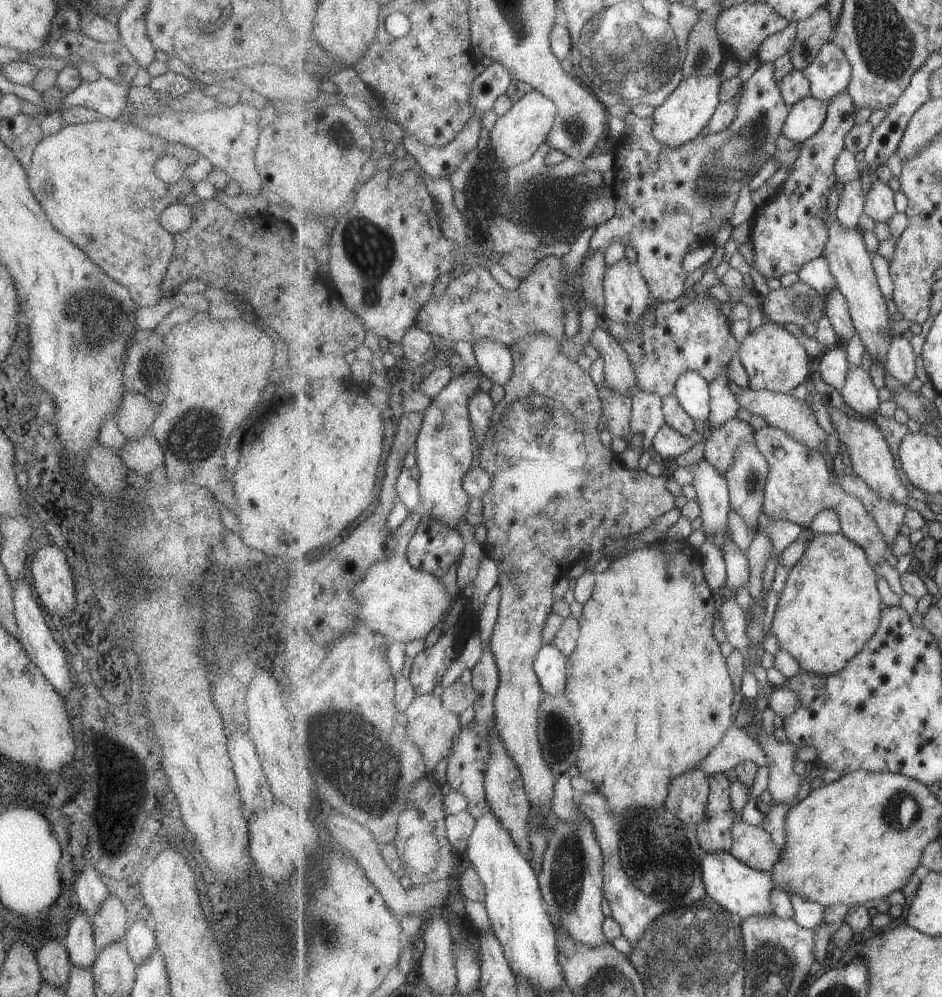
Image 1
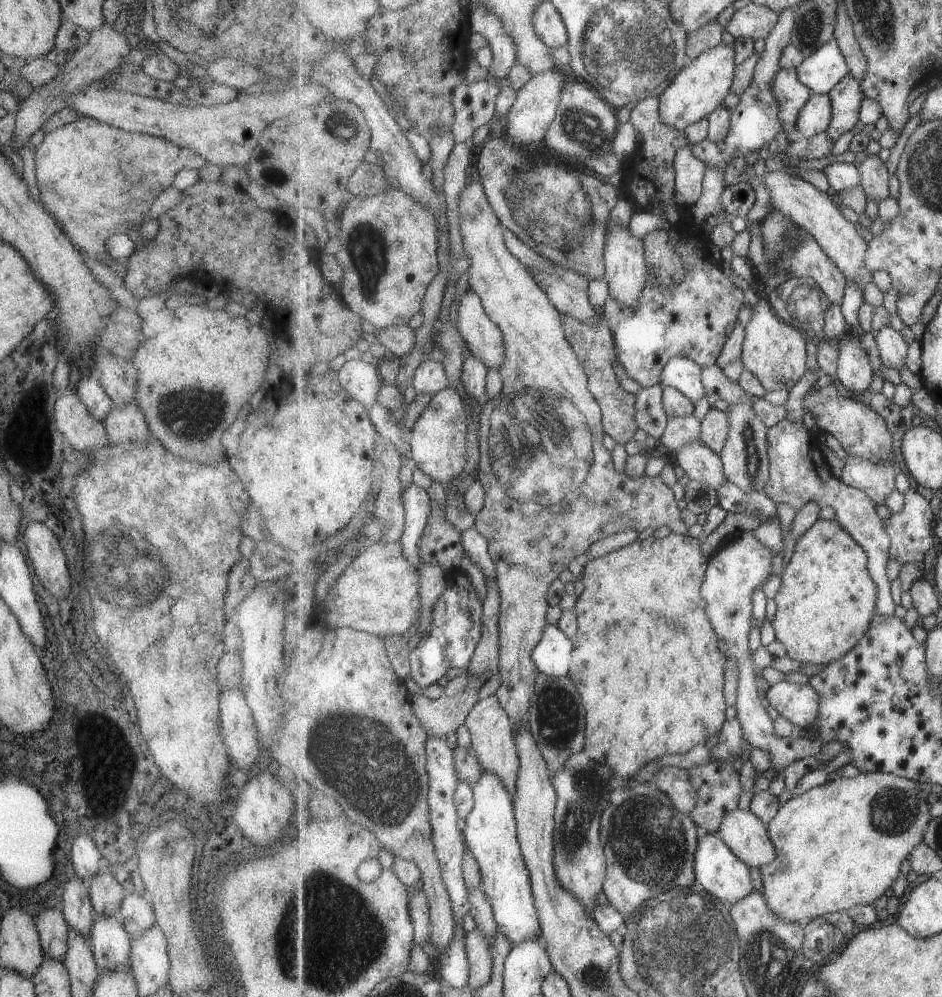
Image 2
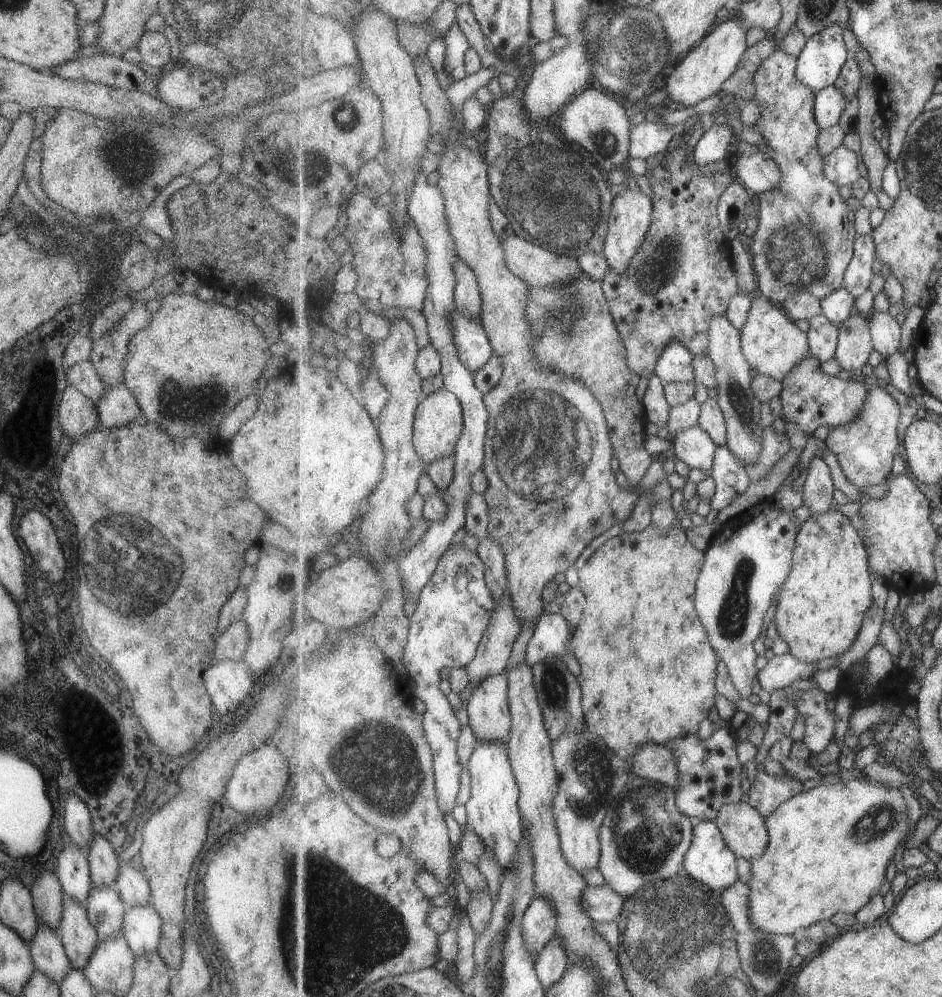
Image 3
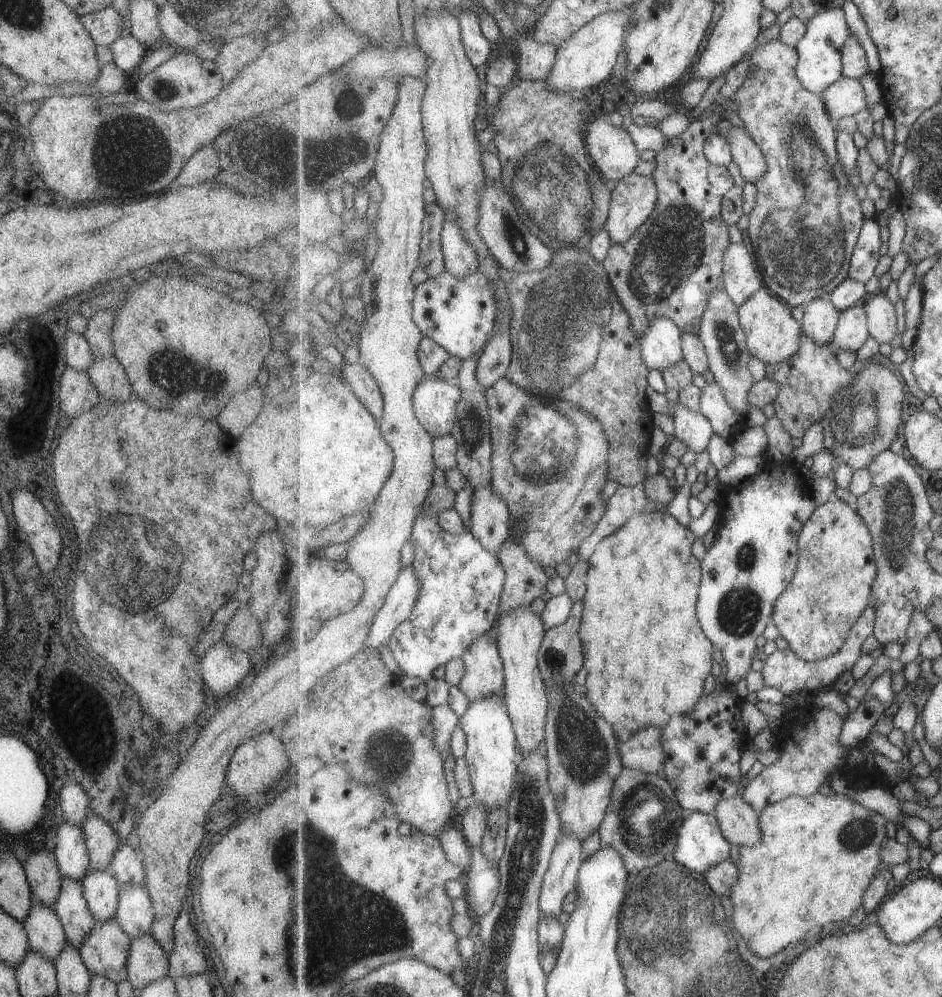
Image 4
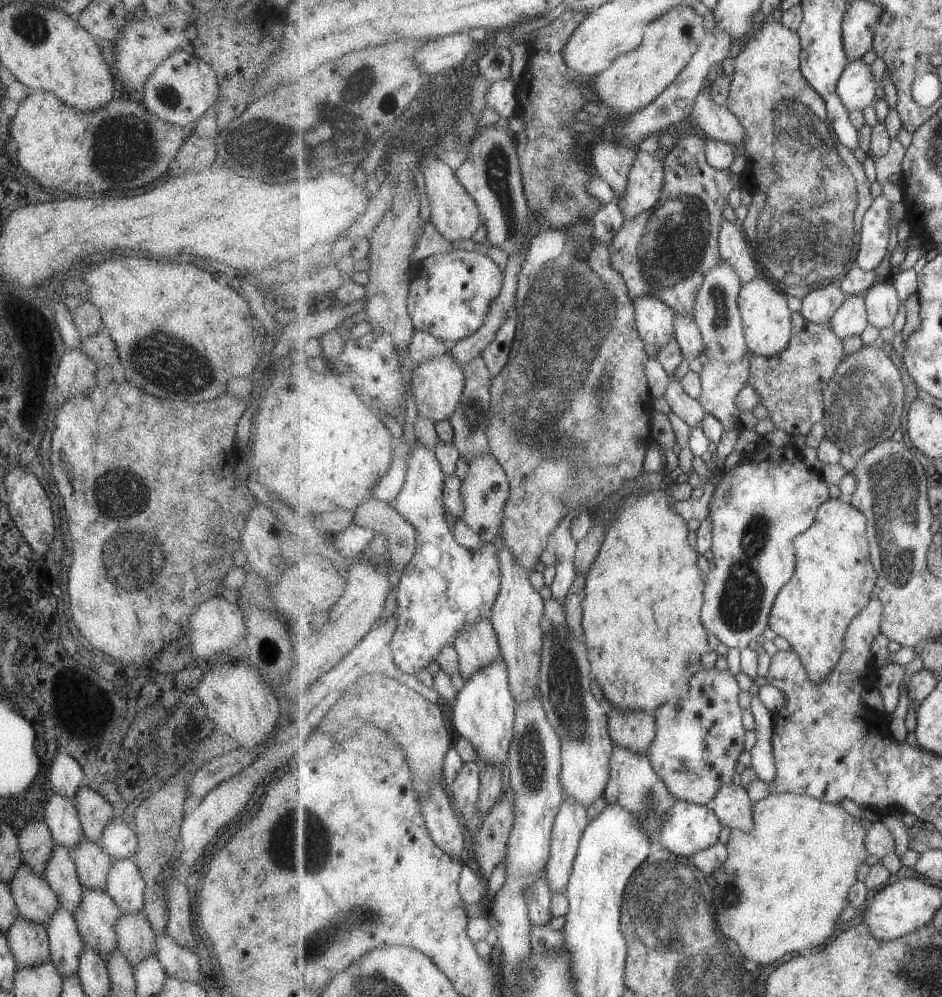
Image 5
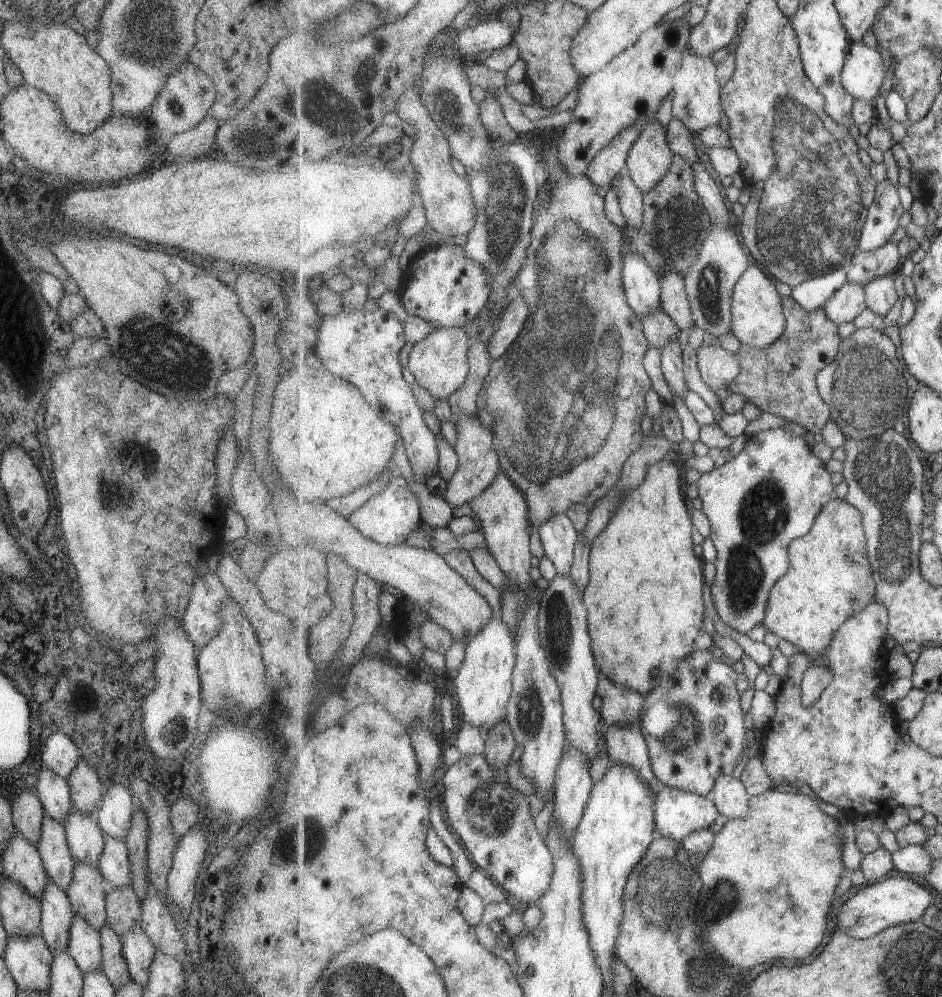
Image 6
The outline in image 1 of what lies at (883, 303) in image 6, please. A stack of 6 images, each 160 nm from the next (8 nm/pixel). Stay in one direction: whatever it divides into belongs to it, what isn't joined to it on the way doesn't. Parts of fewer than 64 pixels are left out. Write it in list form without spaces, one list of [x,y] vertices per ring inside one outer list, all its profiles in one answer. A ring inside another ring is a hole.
[[[894,337],[891,343],[891,348],[887,353],[886,370],[901,382],[909,384],[915,380],[915,360],[917,354],[911,346],[909,340],[902,337]]]

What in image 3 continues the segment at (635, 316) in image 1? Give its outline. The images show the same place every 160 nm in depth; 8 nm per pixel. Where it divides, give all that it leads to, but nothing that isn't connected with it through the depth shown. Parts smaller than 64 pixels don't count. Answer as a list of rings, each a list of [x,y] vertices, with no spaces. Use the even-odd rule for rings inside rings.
[[[623,191],[623,194],[615,197],[610,214],[610,228],[606,236],[606,245],[603,254],[608,258],[610,268],[619,274],[626,273],[634,260],[635,254],[642,248],[646,241],[647,233],[653,220],[654,200],[645,196],[643,192]]]

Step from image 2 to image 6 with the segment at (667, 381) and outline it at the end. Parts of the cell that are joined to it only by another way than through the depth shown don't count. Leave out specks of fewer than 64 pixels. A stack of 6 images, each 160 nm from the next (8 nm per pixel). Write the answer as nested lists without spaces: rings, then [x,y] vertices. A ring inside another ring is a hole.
[[[624,252],[627,302],[643,319],[662,306],[662,282],[638,253]]]

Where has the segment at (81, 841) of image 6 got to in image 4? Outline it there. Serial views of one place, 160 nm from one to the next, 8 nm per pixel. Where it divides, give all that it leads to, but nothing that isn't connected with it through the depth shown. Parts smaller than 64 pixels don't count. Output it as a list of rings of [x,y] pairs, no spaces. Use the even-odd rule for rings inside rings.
[[[109,870],[91,871],[80,882],[83,898],[95,921],[113,919],[118,905],[119,884]]]

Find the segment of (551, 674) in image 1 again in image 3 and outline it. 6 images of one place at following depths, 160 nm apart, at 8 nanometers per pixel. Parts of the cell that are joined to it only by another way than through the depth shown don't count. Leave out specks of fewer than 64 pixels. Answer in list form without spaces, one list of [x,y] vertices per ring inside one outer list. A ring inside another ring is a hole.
[[[545,612],[535,622],[534,634],[526,648],[526,663],[534,667],[546,658],[557,657],[567,664],[574,675],[581,674],[581,664],[575,658],[570,644],[571,636],[570,622],[562,612],[551,614]]]

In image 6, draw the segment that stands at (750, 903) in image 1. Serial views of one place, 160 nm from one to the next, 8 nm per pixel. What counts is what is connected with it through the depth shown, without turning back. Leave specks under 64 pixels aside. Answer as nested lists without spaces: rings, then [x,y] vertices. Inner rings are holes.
[[[667,785],[655,798],[654,813],[659,836],[680,843],[691,833],[709,828],[720,814],[709,797]]]

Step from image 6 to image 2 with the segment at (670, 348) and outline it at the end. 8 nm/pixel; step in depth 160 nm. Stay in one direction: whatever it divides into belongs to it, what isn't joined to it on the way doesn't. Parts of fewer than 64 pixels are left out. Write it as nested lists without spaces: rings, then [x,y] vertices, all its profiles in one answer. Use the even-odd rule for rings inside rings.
[[[701,440],[684,446],[676,460],[693,481],[712,486],[717,492],[726,483],[722,456]]]

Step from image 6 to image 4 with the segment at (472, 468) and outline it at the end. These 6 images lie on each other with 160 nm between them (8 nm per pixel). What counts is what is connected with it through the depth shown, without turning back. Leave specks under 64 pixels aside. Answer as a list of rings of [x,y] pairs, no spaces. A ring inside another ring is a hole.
[[[492,484],[474,489],[472,502],[469,533],[473,533],[484,547],[497,555],[511,536],[508,504],[494,494]]]

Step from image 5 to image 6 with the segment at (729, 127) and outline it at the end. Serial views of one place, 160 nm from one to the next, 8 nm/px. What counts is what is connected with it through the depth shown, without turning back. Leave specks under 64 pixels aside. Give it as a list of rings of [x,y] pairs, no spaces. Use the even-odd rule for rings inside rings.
[[[689,46],[683,52],[682,70],[675,77],[672,116],[687,126],[690,132],[702,133],[707,127],[721,124],[722,84],[717,78],[717,65],[711,57],[693,53]]]

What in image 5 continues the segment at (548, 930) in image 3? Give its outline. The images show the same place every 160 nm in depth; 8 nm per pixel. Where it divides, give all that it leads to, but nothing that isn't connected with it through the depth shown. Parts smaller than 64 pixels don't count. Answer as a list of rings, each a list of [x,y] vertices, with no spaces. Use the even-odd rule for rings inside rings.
[[[574,798],[564,799],[554,822],[550,861],[546,866],[553,894],[565,892],[570,884],[580,842],[589,823],[587,809],[581,803]]]

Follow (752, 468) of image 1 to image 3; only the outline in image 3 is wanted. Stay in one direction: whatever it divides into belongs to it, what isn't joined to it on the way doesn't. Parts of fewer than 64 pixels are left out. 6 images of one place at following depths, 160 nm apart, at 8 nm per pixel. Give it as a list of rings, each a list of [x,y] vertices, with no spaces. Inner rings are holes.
[[[727,314],[715,317],[710,326],[710,357],[716,366],[718,384],[718,401],[727,419],[727,446],[743,462],[744,465],[757,465],[764,445],[762,425],[762,402],[752,389],[754,377],[751,376],[751,365],[742,351],[742,331],[735,328]]]

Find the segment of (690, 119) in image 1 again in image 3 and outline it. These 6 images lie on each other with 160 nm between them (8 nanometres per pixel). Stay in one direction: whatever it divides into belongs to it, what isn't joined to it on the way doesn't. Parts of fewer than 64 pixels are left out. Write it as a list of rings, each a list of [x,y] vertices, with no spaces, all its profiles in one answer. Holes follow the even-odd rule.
[[[734,12],[724,21],[719,21],[713,30],[695,47],[686,57],[675,63],[671,72],[667,74],[667,94],[670,100],[681,104],[683,107],[699,106],[705,98],[711,98],[726,80],[733,76],[738,69],[739,63],[751,44],[748,42],[748,30],[740,12]]]

